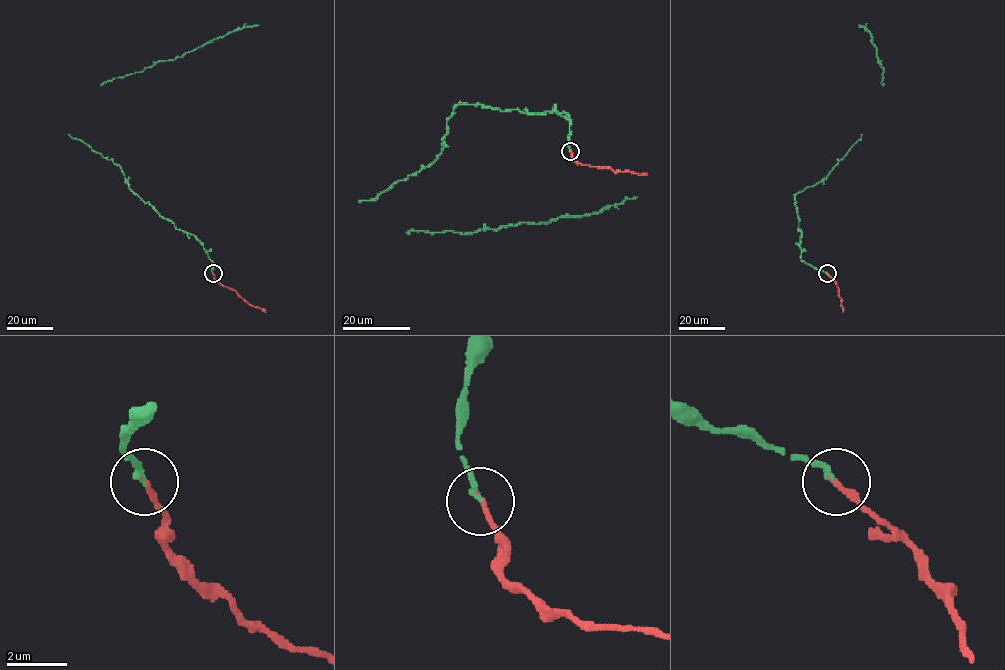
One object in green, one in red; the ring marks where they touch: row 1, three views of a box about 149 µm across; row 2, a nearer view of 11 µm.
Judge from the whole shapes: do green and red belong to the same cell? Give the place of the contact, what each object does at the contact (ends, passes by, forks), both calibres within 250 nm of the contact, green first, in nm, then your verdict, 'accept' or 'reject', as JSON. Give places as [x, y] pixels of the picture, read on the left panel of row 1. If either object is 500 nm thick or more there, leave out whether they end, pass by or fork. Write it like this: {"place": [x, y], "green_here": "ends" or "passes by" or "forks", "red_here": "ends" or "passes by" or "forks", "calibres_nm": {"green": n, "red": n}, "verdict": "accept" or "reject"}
{"place": [213, 273], "green_here": "ends", "red_here": "ends", "calibres_nm": {"green": 200, "red": 180}, "verdict": "accept"}

